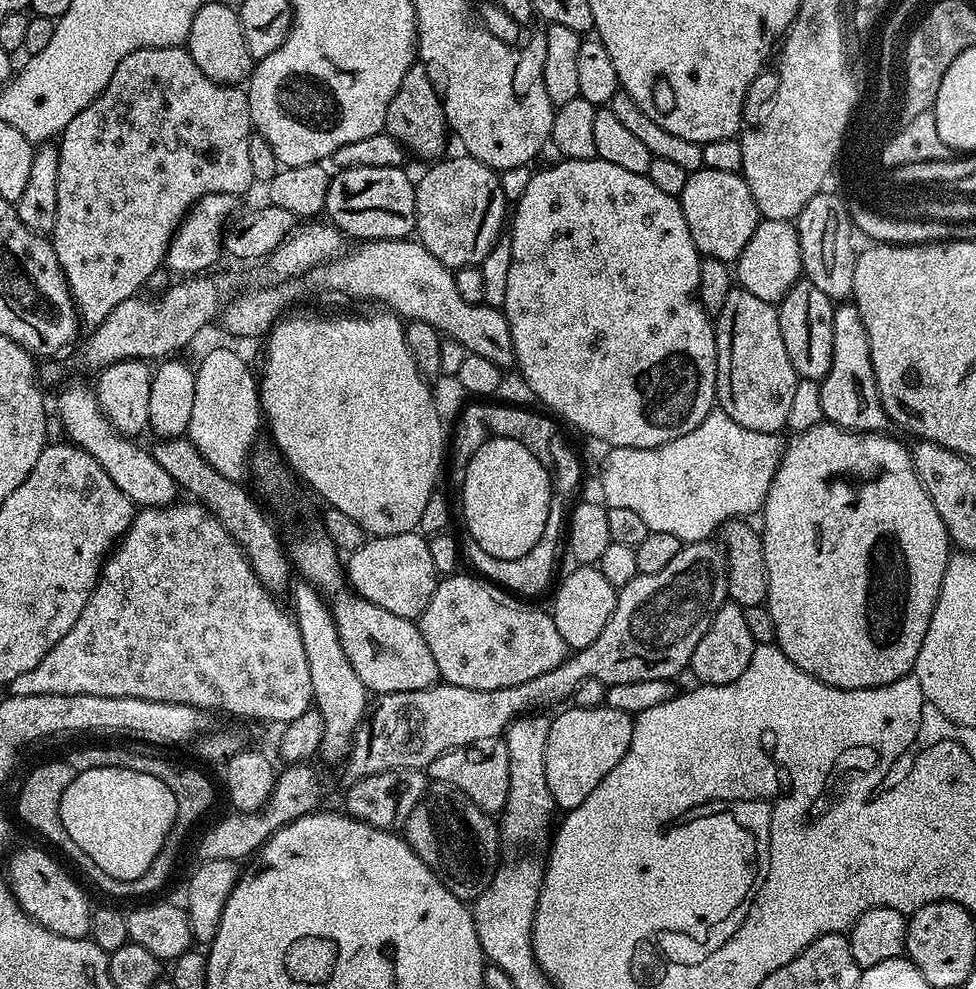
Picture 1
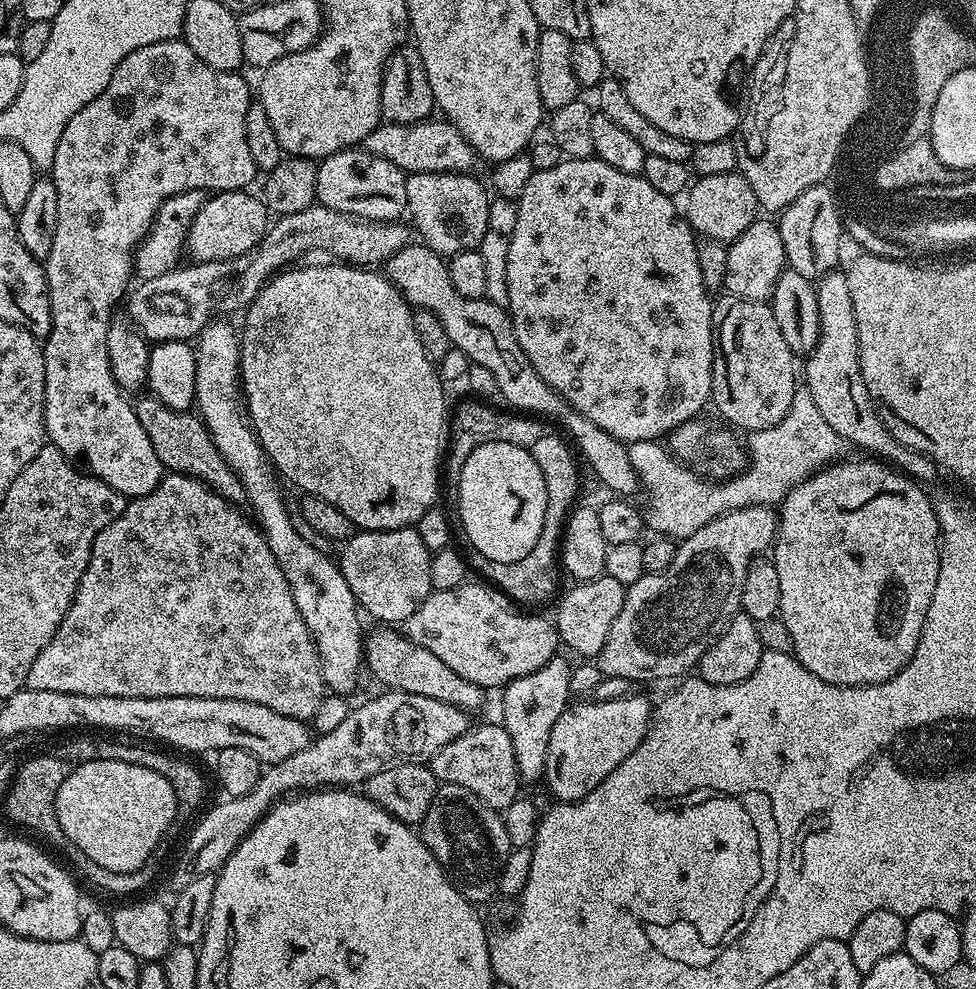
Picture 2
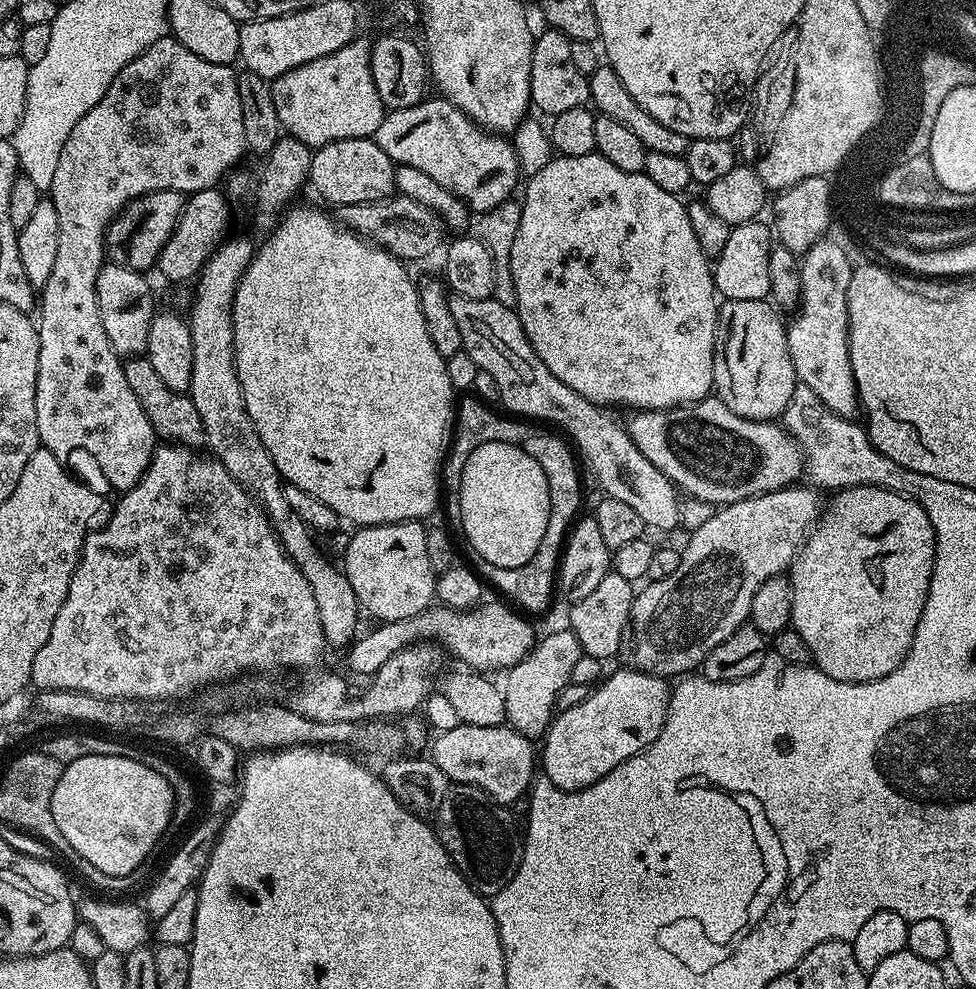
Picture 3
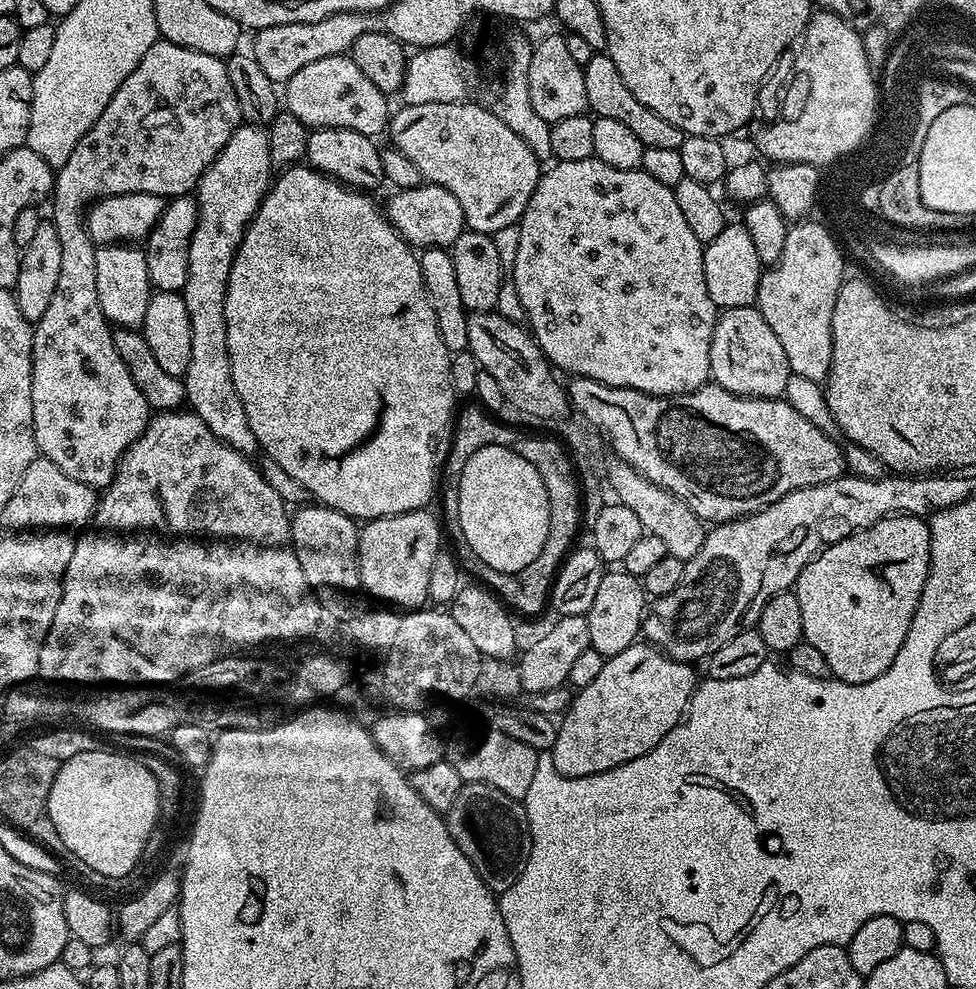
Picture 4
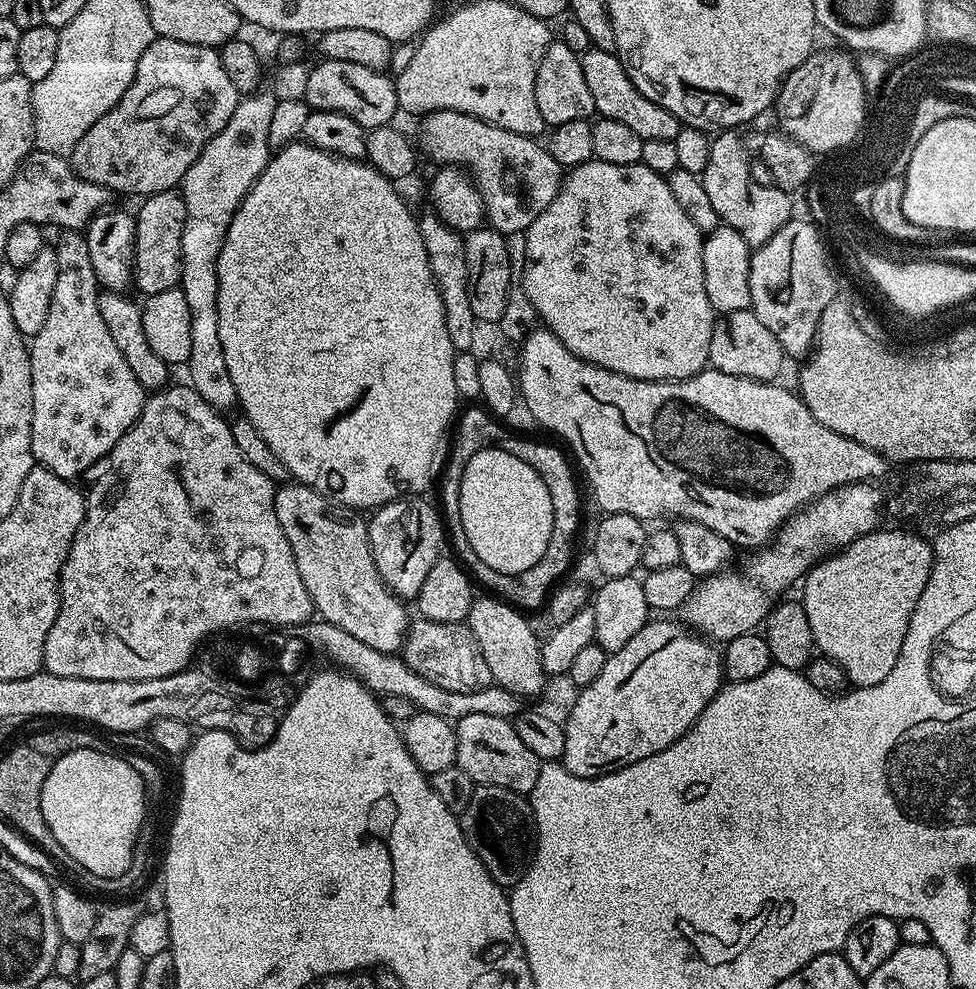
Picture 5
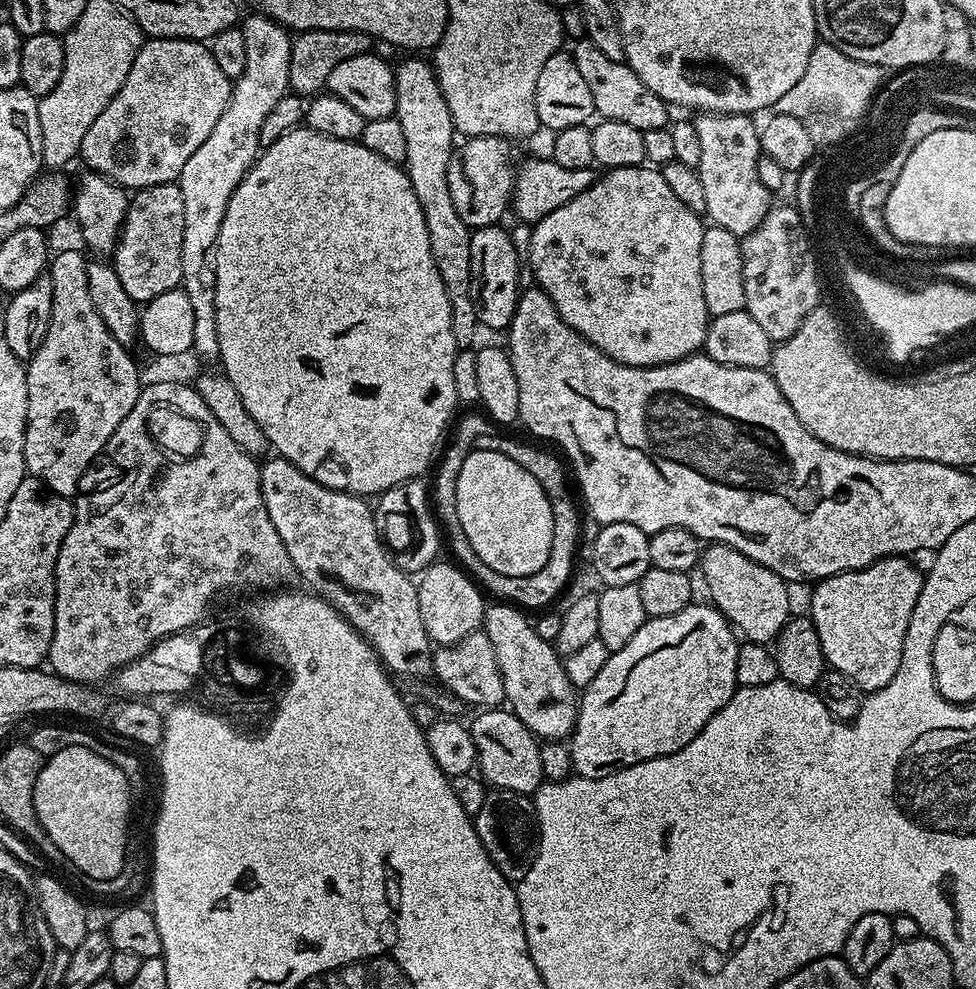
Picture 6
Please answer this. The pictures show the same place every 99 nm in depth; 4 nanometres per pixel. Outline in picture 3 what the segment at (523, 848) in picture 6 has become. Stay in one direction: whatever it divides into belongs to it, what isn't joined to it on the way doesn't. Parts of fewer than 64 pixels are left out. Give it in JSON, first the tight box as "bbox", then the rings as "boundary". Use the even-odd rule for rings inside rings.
{"bbox":[434,784,522,898],"boundary":[[[452,784],[434,817],[436,836],[458,870],[481,896],[491,898],[514,878],[522,855],[522,836],[507,807],[492,800],[480,788]]]}

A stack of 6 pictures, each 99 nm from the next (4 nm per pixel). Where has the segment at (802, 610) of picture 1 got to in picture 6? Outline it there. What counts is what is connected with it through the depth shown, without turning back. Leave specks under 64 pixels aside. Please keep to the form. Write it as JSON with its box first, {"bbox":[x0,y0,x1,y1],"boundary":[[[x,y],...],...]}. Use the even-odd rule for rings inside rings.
{"bbox":[810,556,925,694],"boundary":[[[887,556],[869,568],[828,576],[813,587],[810,619],[818,630],[827,667],[846,674],[865,694],[877,692],[898,674],[910,614],[925,578],[910,561],[908,556]]]}

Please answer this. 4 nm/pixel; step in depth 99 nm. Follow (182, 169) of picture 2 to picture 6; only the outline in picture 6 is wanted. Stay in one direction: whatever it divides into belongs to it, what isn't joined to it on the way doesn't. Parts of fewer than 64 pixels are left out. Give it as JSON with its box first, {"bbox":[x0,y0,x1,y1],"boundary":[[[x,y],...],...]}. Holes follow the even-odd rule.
{"bbox":[24,38,233,498],"boundary":[[[159,38],[141,43],[140,52],[130,66],[130,74],[126,74],[126,82],[122,82],[122,90],[110,98],[110,106],[98,114],[94,126],[90,126],[86,138],[82,138],[79,159],[84,160],[83,167],[102,173],[125,190],[179,181],[182,166],[186,166],[190,154],[210,138],[210,130],[214,130],[218,118],[222,118],[222,110],[226,110],[230,102],[232,85],[233,81],[228,80],[218,62],[214,62],[214,54],[210,54],[207,43]],[[68,248],[51,257],[46,269],[52,283],[50,326],[46,330],[46,338],[42,338],[42,346],[38,346],[38,350],[26,364],[28,421],[24,466],[29,477],[44,481],[49,490],[69,498],[77,495],[76,479],[95,462],[99,452],[101,455],[107,449],[114,430],[122,426],[122,418],[126,418],[126,414],[134,410],[134,402],[138,402],[142,387],[140,372],[132,361],[133,353],[122,347],[118,338],[110,334],[110,330],[106,330],[106,322],[102,322],[98,310],[94,310],[90,290],[86,290],[89,257],[77,248]]]}

